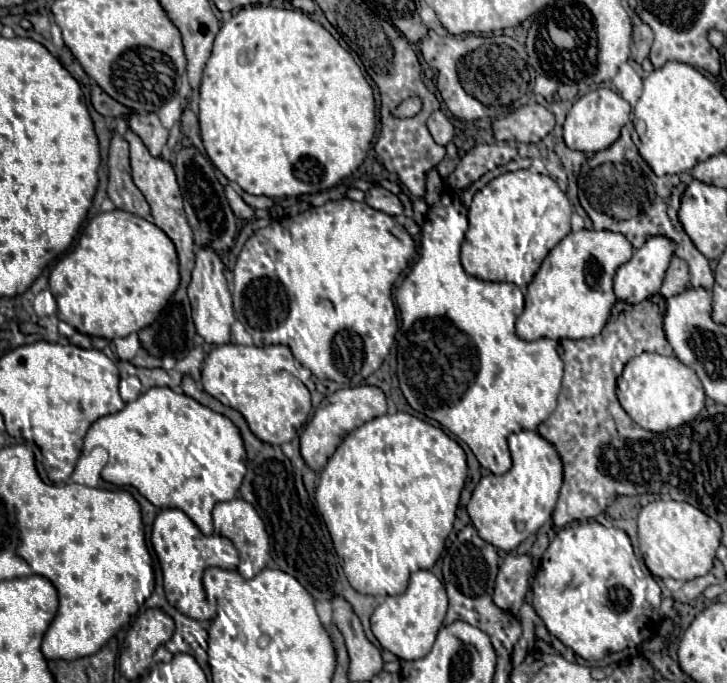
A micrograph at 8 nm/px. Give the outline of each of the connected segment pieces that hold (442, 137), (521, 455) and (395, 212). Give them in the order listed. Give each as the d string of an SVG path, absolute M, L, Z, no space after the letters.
M435 110L429 116L427 128L429 128L431 136L435 138L435 142L439 142L441 146L447 146L451 142L451 138L453 138L453 126L451 126L449 118L441 110Z
M521 430L519 434L511 434L509 436L509 450L513 454L513 468L501 476L483 476L473 490L471 502L467 504L467 512L471 516L471 522L477 530L477 534L485 542L491 542L495 548L501 548L505 552L515 550L525 538L535 534L551 518L555 504L557 504L561 480L563 480L563 464L561 464L557 450L551 446L551 442L547 442L537 432Z
M371 188L365 192L365 202L379 210L379 212L385 212L385 214L391 214L391 216L399 216L403 214L403 204L401 200L391 194L389 190L383 190L383 188Z

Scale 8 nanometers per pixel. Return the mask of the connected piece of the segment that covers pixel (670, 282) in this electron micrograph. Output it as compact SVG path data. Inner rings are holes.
M679 256L671 258L671 264L667 268L667 276L665 282L661 286L661 294L665 298L675 296L679 292L683 292L689 284L689 270L687 270L687 262L683 262Z

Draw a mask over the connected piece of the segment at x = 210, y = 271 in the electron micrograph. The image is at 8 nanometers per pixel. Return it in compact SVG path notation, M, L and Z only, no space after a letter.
M197 246L193 278L189 284L189 300L191 300L191 308L193 308L195 328L205 338L205 342L209 342L209 344L229 342L231 324L235 320L231 292L229 292L223 270L225 270L225 266L221 262L221 256L215 250L211 250L211 246Z

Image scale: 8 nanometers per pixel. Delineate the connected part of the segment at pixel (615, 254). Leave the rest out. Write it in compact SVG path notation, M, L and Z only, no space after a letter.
M579 230L567 234L543 260L539 272L535 274L533 282L527 288L525 296L525 310L517 318L517 336L523 340L539 340L539 338L553 338L553 340L579 340L579 338L591 338L597 336L615 304L613 294L613 276L619 266L627 264L631 260L633 246L627 242L623 234L615 234L609 230Z

